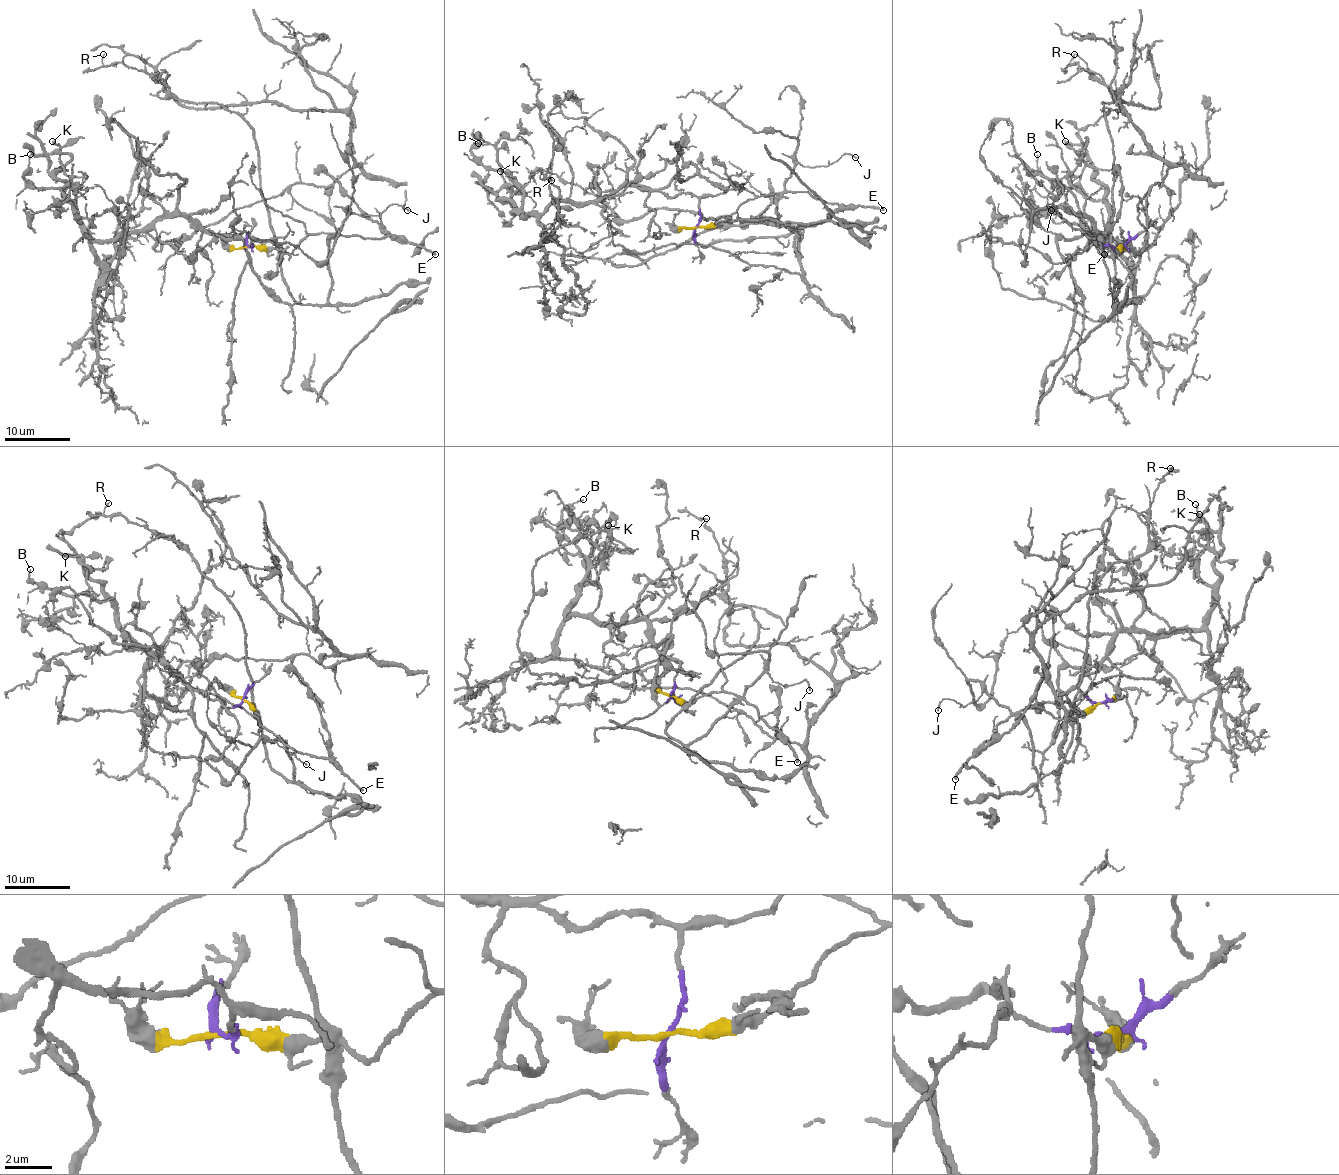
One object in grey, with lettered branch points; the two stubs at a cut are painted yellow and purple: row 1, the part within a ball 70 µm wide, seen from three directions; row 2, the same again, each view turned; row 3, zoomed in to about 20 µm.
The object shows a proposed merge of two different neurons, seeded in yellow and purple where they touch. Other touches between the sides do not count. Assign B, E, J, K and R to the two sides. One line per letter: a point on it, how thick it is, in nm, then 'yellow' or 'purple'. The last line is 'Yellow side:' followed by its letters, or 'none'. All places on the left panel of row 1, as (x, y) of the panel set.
B: (30, 154) | 100 nm | purple
E: (435, 254) | 240 nm | yellow
J: (407, 210) | 120 nm | yellow
K: (52, 141) | 200 nm | purple
R: (103, 54) | 120 nm | yellow
Yellow side: E, J, R

